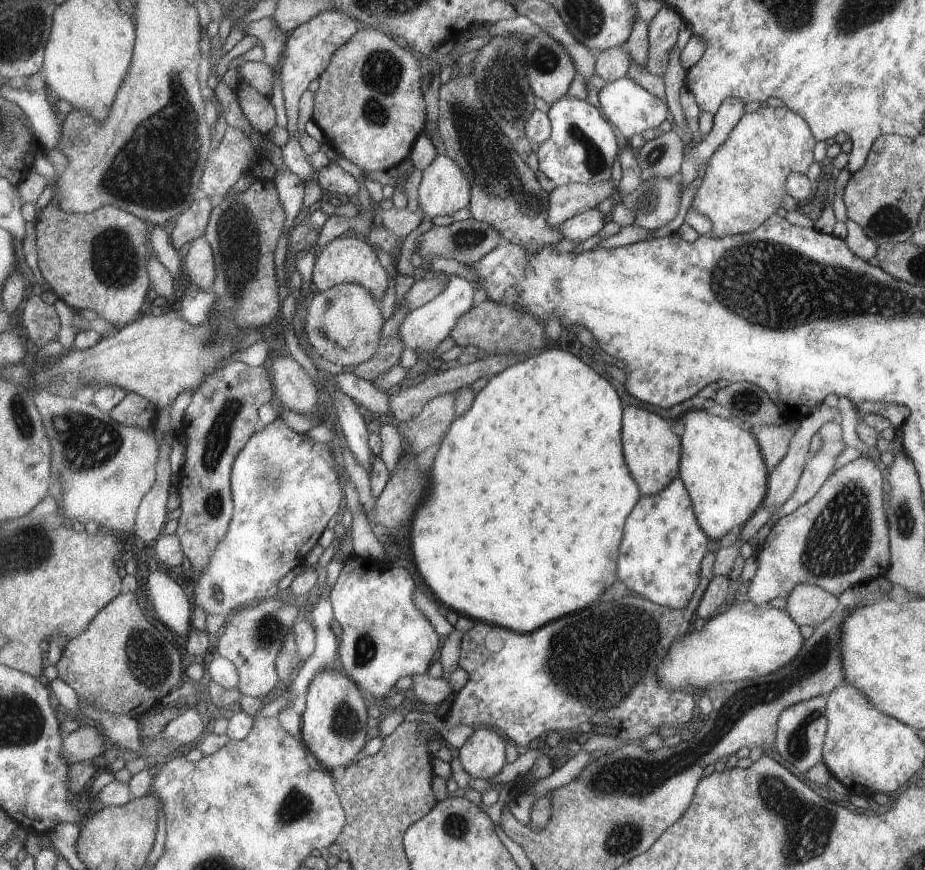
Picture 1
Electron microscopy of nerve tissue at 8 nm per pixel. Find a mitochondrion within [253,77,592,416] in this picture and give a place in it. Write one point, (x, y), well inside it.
(476, 138)

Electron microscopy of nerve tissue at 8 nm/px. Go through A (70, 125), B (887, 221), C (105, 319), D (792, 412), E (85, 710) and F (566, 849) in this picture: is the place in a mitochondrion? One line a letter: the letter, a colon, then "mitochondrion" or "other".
A: other
B: mitochondrion
C: other
D: other
E: other
F: other

